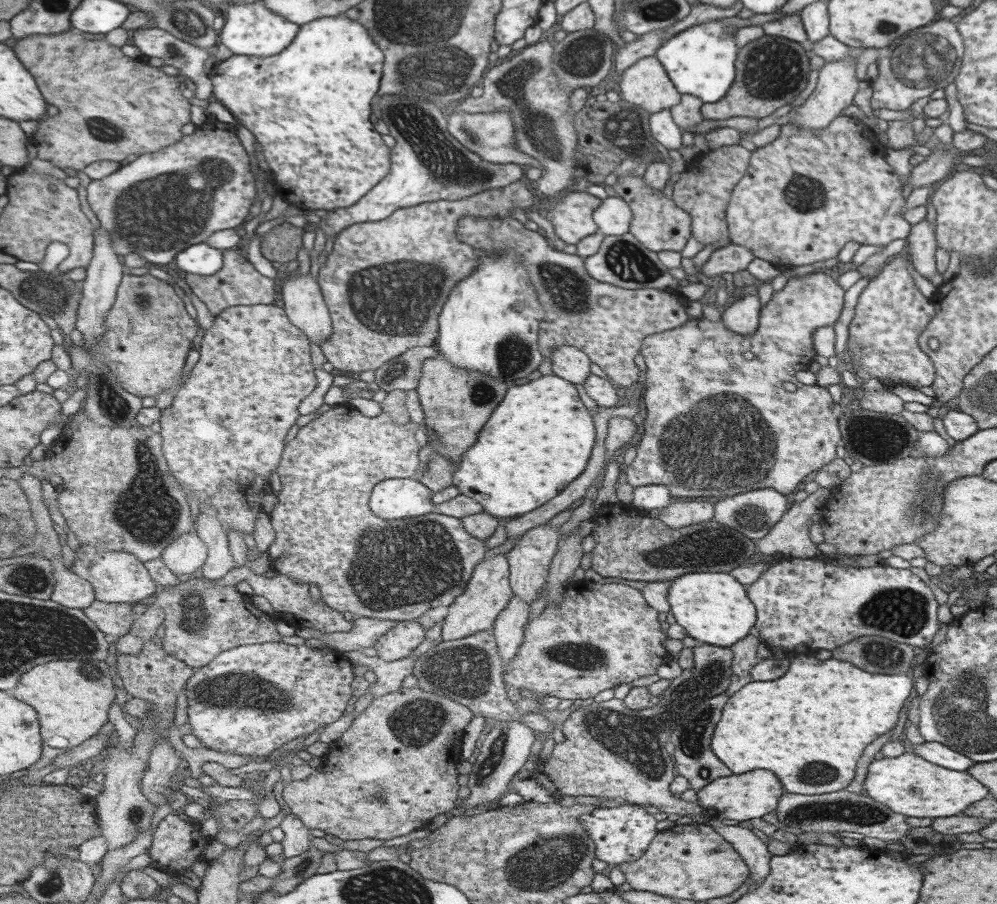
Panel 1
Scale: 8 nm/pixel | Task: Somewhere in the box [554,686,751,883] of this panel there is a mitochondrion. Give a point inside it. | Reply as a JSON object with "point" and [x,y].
{"point":[690,736]}

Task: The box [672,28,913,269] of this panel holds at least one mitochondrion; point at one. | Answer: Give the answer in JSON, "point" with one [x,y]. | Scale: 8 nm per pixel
{"point":[773,68]}

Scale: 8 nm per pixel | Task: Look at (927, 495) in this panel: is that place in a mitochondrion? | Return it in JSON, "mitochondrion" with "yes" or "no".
{"mitochondrion":"yes"}

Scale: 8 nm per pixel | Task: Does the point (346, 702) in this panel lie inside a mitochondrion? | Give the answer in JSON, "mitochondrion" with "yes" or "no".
{"mitochondrion":"no"}

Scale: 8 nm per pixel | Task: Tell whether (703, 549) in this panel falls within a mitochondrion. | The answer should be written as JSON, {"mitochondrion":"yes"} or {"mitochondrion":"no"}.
{"mitochondrion":"yes"}

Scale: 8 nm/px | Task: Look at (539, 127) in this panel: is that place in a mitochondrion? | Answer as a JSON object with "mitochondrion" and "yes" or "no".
{"mitochondrion":"yes"}

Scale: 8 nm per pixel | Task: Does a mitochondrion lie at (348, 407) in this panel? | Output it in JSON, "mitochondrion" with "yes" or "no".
{"mitochondrion":"no"}

